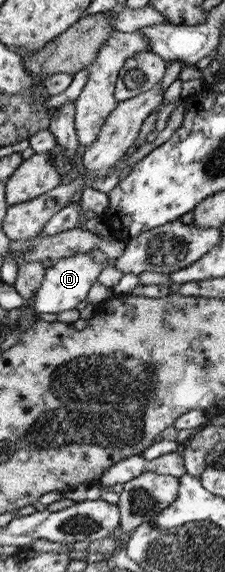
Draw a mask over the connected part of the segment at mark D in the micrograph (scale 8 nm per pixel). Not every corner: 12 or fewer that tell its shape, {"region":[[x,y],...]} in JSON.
{"region":[[88,253],[46,268],[33,295],[38,313],[73,310],[109,262]]}

